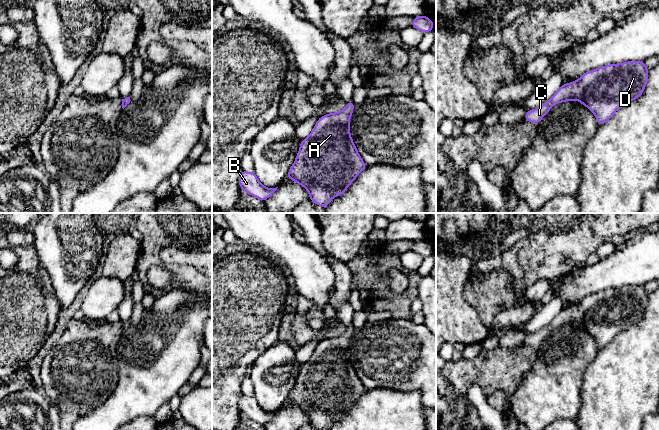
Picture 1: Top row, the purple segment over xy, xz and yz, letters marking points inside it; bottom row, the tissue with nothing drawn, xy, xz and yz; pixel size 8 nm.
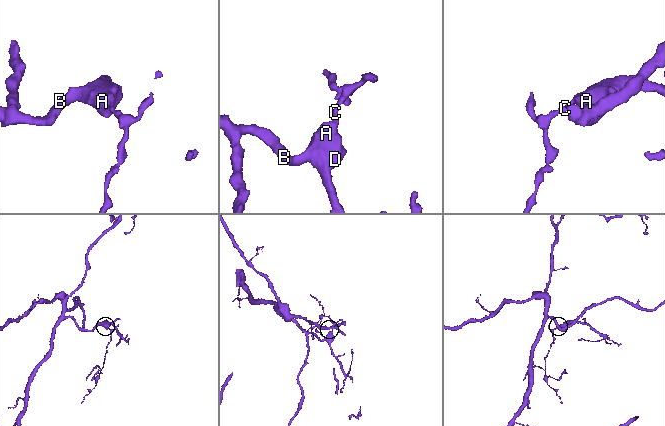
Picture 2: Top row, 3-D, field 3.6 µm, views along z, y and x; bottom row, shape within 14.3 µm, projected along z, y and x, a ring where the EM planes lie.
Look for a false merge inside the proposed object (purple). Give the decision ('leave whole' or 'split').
leave whole

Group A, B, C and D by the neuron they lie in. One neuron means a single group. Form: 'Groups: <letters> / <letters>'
Groups: A B C D

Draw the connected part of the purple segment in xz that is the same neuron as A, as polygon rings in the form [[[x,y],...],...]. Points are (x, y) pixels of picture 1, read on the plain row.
[[[350,325],[342,335],[320,341],[311,358],[301,365],[295,386],[288,395],[287,401],[303,410],[314,428],[328,430],[331,423],[343,418],[367,391],[350,359],[349,348],[354,329]]]

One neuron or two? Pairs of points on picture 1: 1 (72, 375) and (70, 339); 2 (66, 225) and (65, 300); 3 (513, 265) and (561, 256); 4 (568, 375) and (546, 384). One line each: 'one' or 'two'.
1: one
2: one
3: one
4: one

